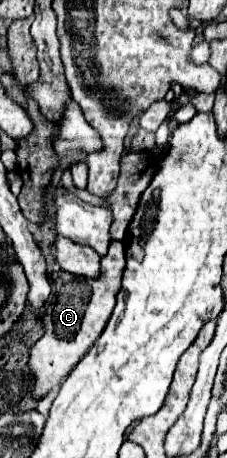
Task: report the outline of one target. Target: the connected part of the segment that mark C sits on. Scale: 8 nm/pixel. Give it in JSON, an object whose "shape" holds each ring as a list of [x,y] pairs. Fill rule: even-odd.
{"shape":[[[112,242],[108,254],[102,258],[100,278],[78,278],[68,272],[54,274],[52,302],[48,304],[44,326],[46,334],[32,346],[30,374],[34,376],[34,398],[46,396],[52,388],[62,384],[70,370],[80,362],[90,344],[102,334],[116,302],[118,286],[122,282],[122,270],[126,268],[126,252],[122,242]]]}

